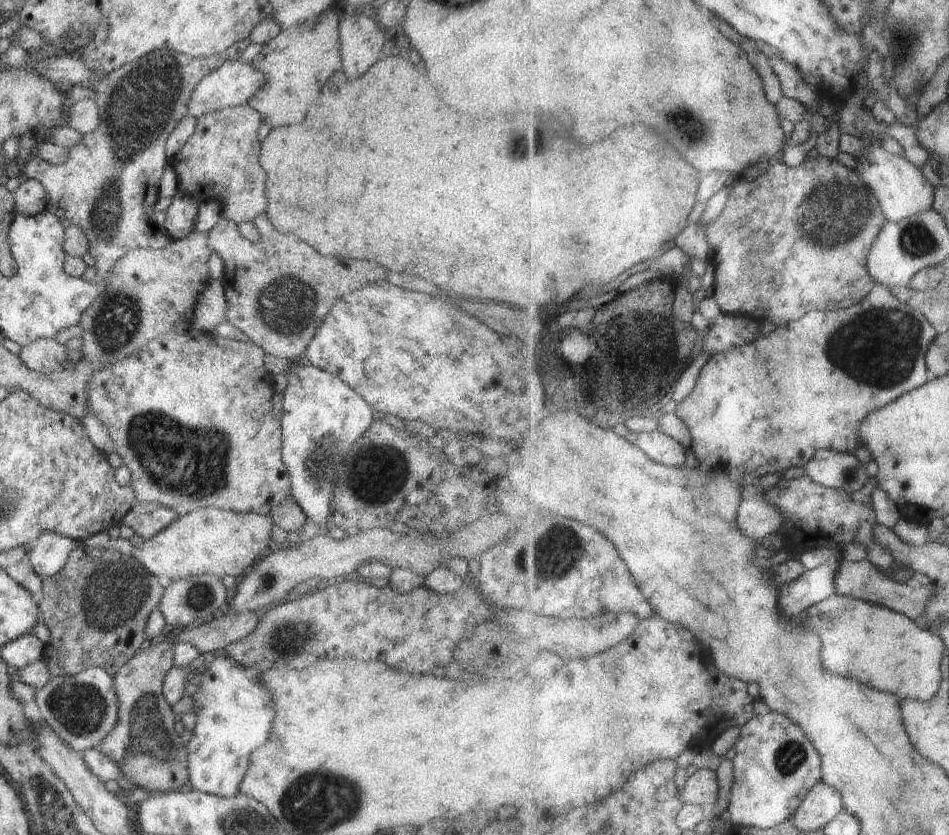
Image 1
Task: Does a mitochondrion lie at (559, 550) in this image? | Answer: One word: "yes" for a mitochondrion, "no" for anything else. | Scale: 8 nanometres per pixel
yes

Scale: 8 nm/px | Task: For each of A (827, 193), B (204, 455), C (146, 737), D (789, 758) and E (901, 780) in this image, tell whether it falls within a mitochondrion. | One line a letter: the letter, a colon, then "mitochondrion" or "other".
A: mitochondrion
B: mitochondrion
C: mitochondrion
D: mitochondrion
E: mitochondrion

